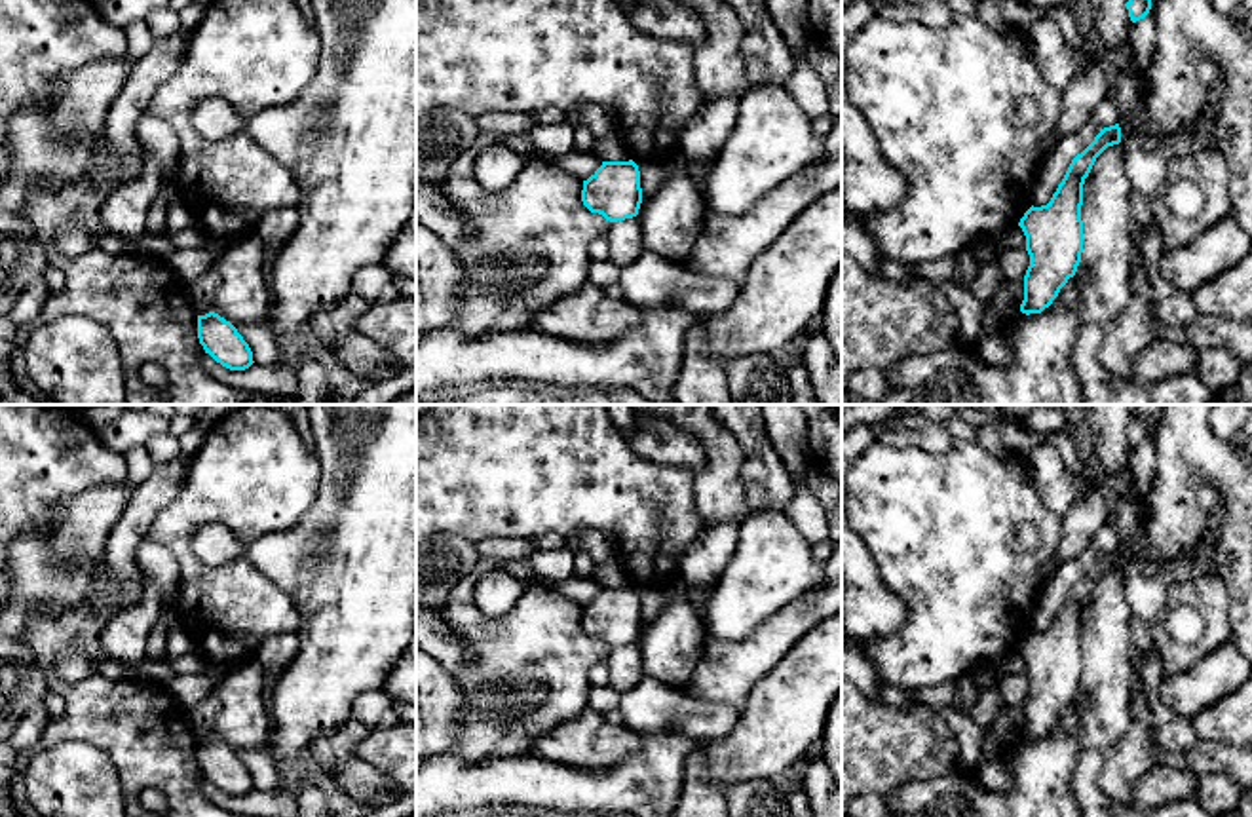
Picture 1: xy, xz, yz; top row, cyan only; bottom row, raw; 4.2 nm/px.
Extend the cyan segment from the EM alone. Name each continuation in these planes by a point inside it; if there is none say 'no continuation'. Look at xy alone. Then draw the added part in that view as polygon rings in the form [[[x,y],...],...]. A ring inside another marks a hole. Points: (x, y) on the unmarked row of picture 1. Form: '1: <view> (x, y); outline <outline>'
no continuation

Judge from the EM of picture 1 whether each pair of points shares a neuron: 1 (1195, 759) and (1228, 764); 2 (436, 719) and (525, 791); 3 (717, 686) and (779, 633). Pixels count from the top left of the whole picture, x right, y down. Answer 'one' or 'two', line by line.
1: one
2: two
3: one

